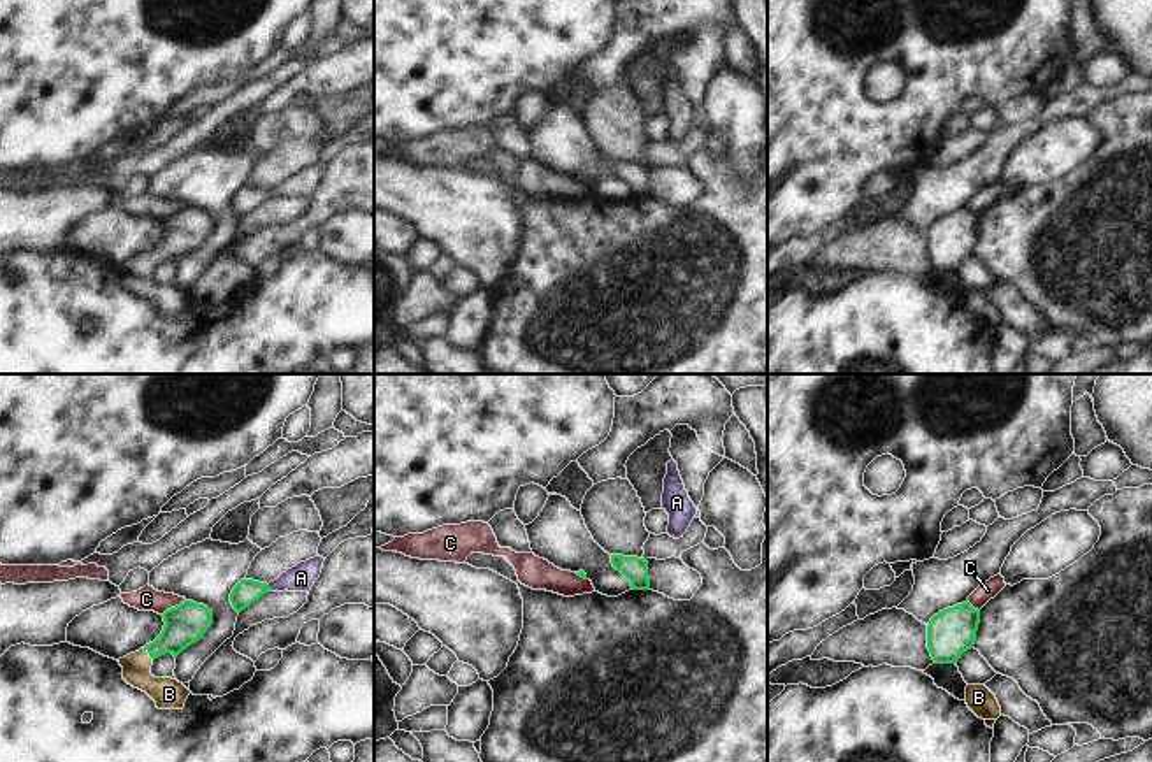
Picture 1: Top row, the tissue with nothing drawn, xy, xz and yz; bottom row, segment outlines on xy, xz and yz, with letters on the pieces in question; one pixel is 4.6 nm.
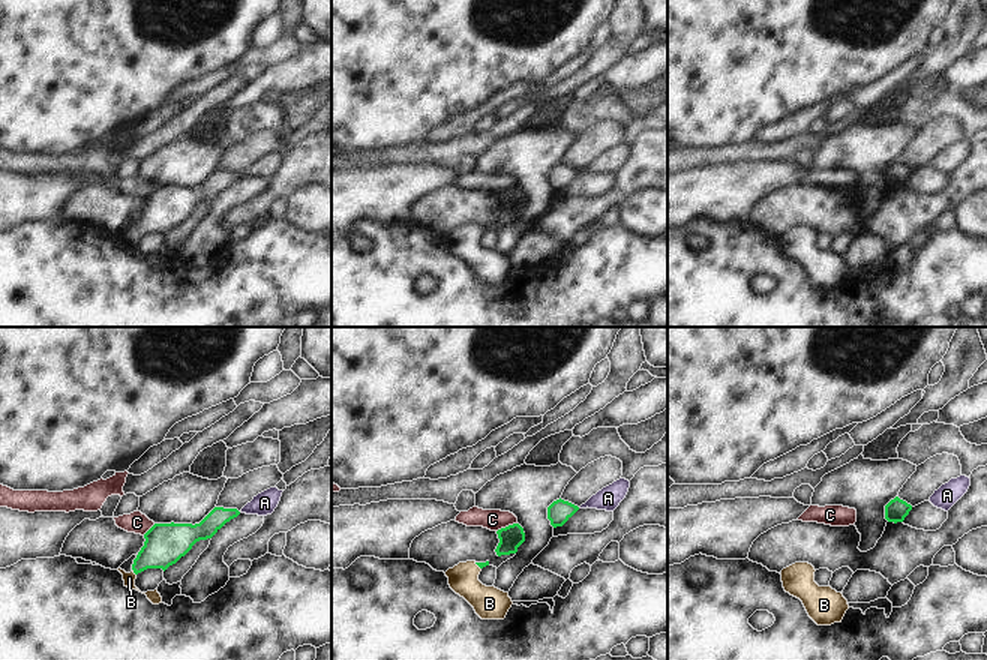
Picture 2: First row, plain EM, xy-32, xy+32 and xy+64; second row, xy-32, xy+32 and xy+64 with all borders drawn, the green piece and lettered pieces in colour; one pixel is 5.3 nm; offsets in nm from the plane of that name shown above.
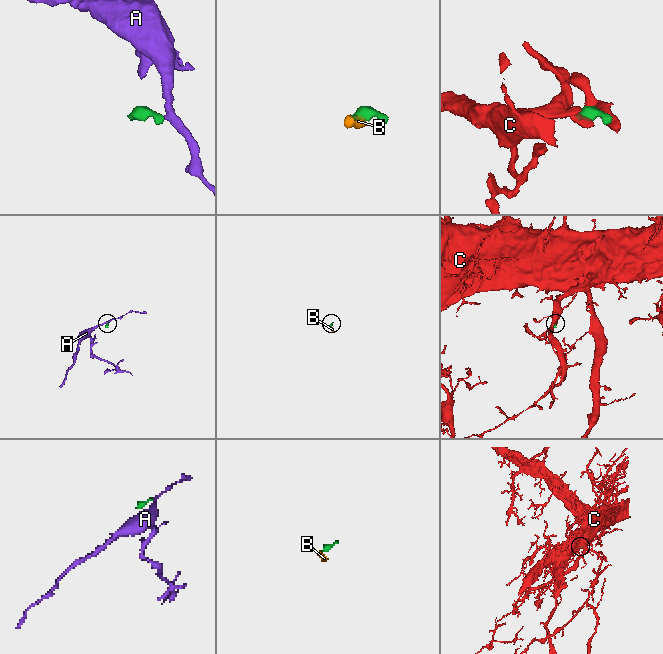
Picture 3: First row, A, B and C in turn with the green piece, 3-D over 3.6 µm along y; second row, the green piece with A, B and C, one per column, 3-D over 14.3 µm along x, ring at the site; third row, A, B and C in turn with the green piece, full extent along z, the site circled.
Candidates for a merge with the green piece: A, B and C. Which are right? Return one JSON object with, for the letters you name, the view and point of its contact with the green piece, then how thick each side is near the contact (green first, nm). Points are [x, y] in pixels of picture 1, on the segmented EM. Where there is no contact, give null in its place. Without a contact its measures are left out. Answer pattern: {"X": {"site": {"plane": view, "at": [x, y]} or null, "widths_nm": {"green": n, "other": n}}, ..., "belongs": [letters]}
{"A": {"site": {"plane": "xy", "at": [267, 589]}, "widths_nm": {"green": 110, "other": 120}}, "B": {"site": {"plane": "xy", "at": [148, 652]}, "widths_nm": {"green": 190, "other": 140}}, "belongs": ["A", "B"]}

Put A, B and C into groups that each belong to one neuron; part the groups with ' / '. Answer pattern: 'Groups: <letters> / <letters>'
Groups: A B / C.

